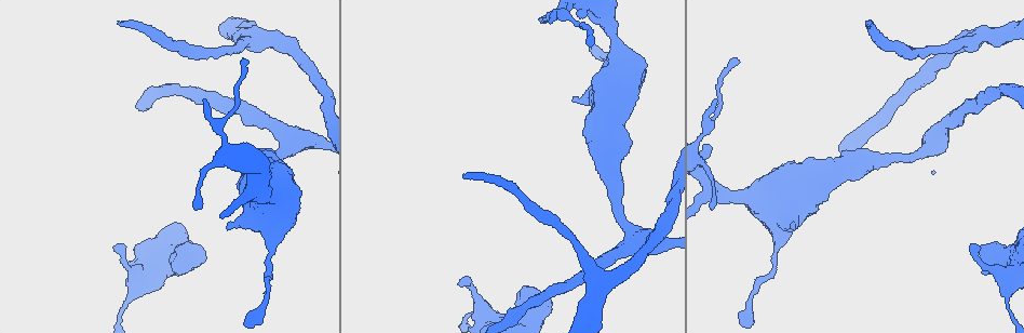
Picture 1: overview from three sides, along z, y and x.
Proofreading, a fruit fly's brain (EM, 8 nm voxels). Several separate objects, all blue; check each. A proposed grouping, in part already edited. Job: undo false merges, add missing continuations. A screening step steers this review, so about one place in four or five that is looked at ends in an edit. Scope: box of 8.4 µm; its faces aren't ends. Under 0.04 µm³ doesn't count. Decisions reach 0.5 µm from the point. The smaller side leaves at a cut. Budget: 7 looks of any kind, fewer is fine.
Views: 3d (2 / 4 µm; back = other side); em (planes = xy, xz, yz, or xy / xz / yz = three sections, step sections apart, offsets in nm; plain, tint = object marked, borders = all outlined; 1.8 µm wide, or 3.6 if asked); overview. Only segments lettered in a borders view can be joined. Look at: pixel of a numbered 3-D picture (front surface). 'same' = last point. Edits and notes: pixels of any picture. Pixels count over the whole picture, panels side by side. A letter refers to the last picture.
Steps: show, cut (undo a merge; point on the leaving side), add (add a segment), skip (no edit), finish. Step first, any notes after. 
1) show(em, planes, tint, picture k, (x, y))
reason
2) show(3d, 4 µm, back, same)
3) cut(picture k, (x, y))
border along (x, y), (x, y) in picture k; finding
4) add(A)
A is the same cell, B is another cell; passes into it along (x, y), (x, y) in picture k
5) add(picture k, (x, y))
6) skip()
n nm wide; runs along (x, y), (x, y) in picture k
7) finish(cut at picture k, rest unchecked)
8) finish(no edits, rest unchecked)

show(em, yz, step 16, borders, picture 1, (203, 100))
branch stops here

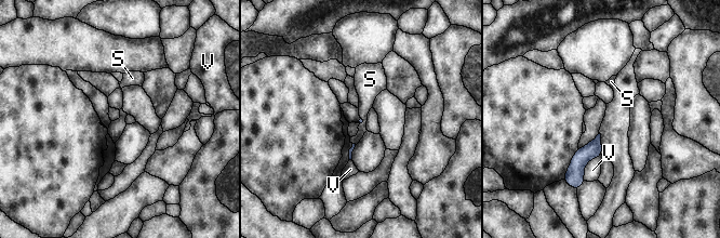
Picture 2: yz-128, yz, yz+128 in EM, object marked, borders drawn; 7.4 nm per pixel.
add(S)
S is the same cell, V is another cell; passes into it along (361, 119), (364, 122), (368, 89) in picture 2; the neuron continues

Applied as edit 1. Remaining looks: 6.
show(em, planes, tint, picture 1, (573, 101))
branch stops here

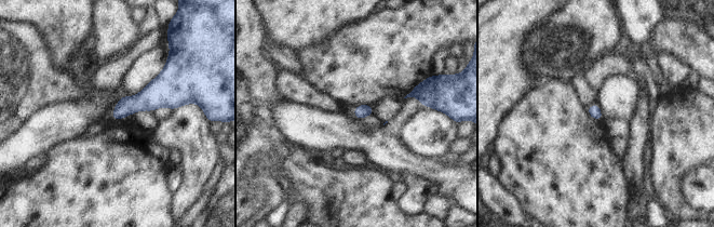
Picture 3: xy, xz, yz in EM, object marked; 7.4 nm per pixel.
show(em, planes, borders, same)

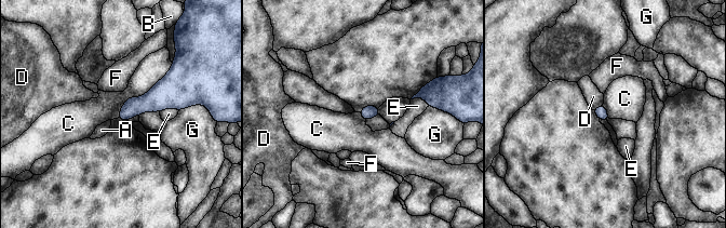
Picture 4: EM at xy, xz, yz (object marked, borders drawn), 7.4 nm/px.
skip()
A, B, C, D, E, F and G are other cells; border along (172, 63), (118, 117) in picture 4; none of them fits

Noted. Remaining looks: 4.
show(em, planes, borders, picture 1, (114, 247))
free end

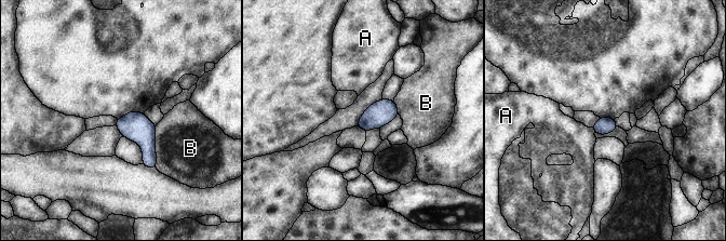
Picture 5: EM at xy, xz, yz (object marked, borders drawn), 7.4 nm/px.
skip()
A and B are other cells; border along (591, 128), (594, 132) in picture 5; none of them fits

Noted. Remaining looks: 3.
finish(add at picture 2, rest unchecked)

